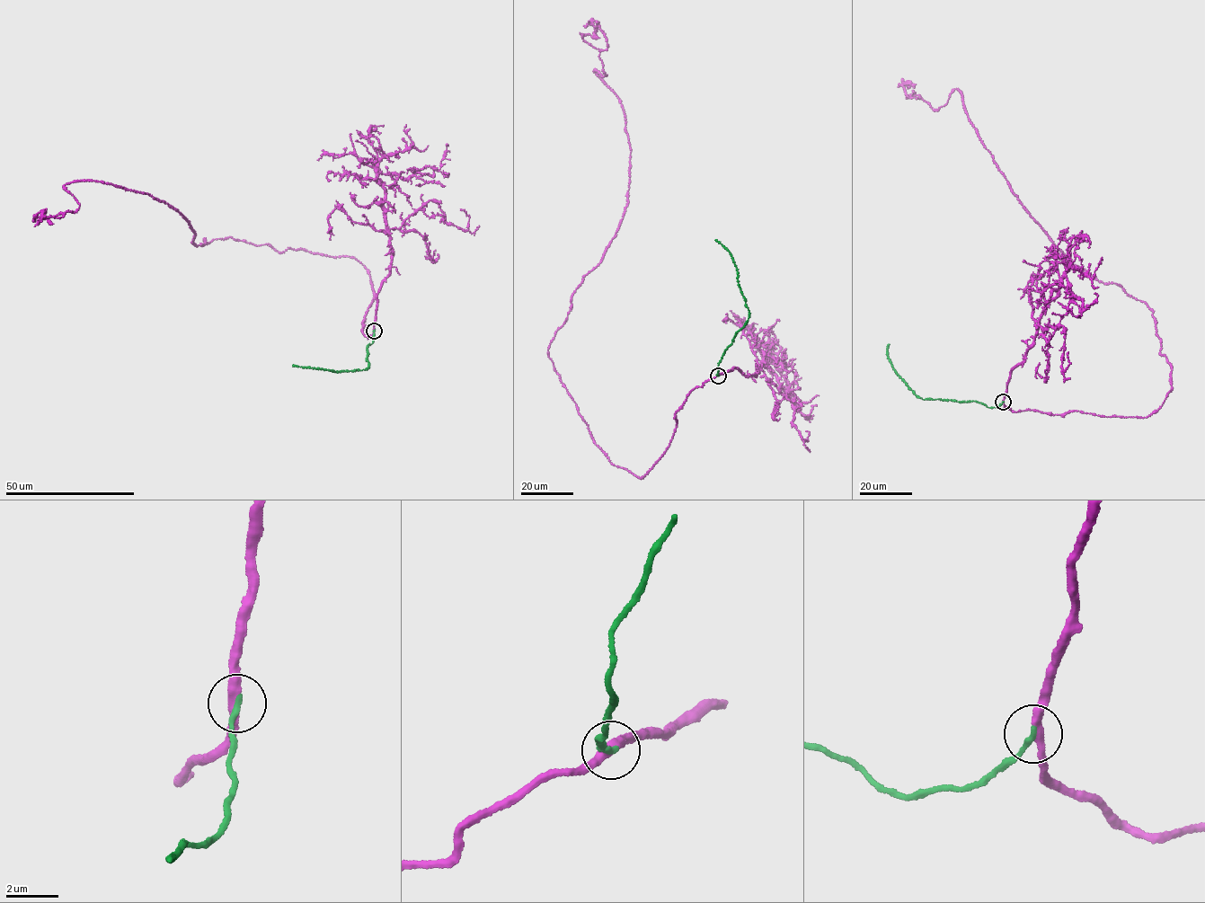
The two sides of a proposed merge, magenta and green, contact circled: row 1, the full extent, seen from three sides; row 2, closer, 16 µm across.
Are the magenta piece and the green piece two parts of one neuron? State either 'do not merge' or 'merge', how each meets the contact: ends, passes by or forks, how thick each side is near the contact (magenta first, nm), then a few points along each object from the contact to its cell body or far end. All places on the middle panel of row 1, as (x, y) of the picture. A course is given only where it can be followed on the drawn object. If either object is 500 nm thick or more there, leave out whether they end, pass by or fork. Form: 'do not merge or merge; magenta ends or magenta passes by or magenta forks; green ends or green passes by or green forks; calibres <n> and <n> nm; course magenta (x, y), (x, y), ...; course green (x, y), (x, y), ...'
merge; magenta passes by; green ends; calibres 340 and 240 nm; course magenta (718, 376), (641, 478), (595, 445), (548, 357), (628, 201), (624, 117), (593, 72), (606, 40), (584, 27); course green (718, 376), (719, 362), (735, 332), (745, 324), (748, 312), (739, 284), (736, 267), (728, 251), (716, 239)

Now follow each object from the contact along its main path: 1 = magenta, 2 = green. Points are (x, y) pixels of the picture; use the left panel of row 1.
1: (374, 330), (349, 257), (197, 246), (163, 201), (92, 180), (64, 185), (77, 209), (34, 221)
2: (374, 330), (374, 340), (367, 346), (366, 359), (368, 364), (365, 369), (340, 372), (293, 365)

